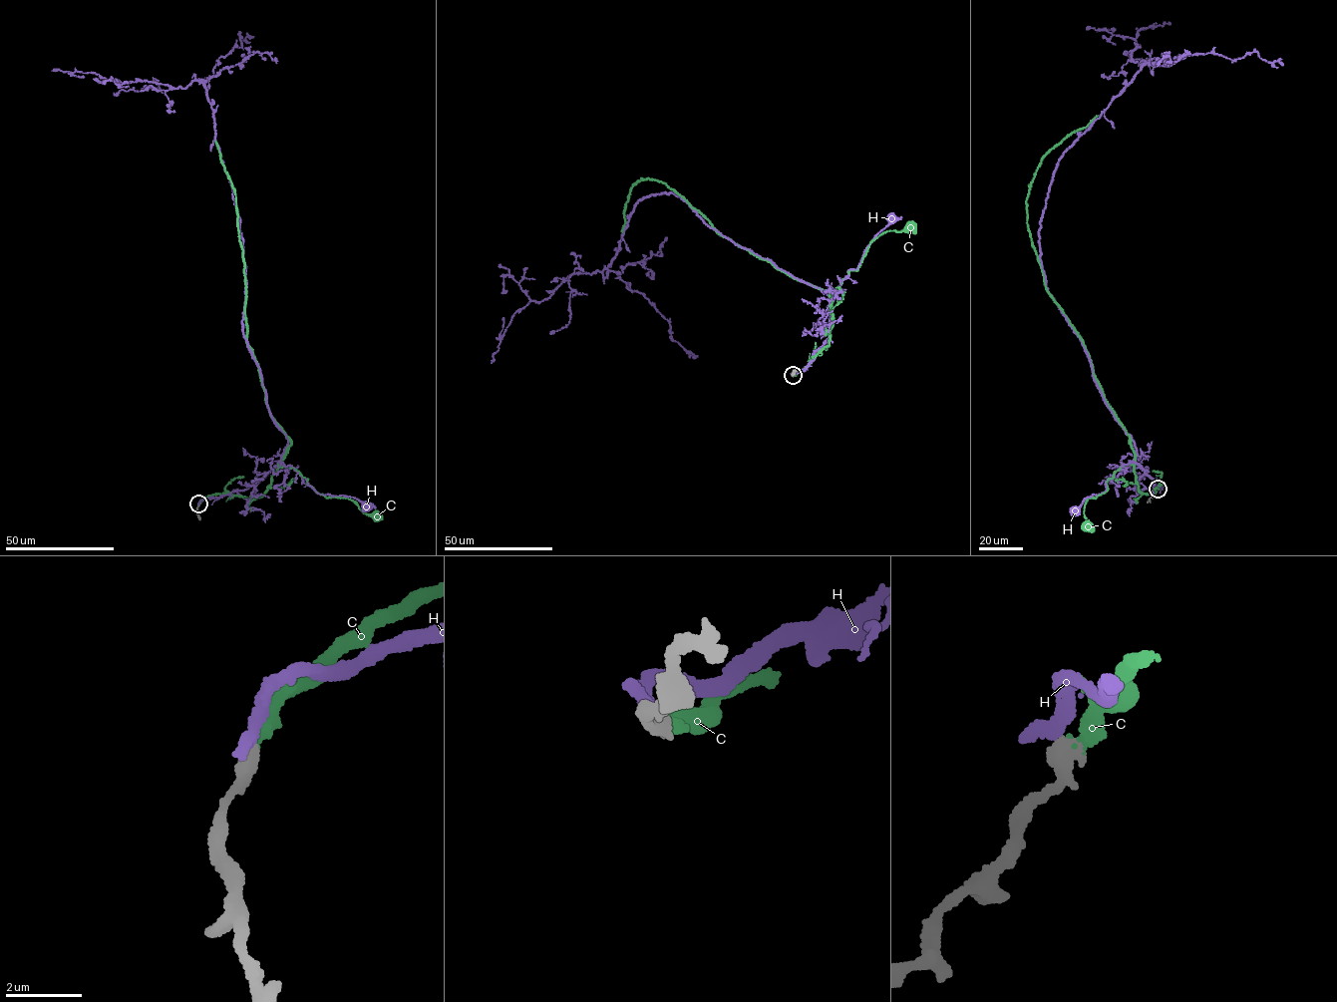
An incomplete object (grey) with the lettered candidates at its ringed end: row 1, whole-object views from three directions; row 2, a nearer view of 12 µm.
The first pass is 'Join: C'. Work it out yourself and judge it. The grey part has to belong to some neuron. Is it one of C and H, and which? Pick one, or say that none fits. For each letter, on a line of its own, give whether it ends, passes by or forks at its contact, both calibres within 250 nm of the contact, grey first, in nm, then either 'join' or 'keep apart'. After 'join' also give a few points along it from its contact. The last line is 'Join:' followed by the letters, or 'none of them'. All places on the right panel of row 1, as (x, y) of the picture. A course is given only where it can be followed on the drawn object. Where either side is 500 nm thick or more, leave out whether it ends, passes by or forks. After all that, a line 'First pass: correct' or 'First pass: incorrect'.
C: 500/340 nm | join | via (1158, 489), (1163, 485), (1142, 493), (1133, 465), (1121, 466), (1105, 493), (1088, 499), (1088, 525)
H: 500/400 nm | keep apart
Join: C
First pass: correct

